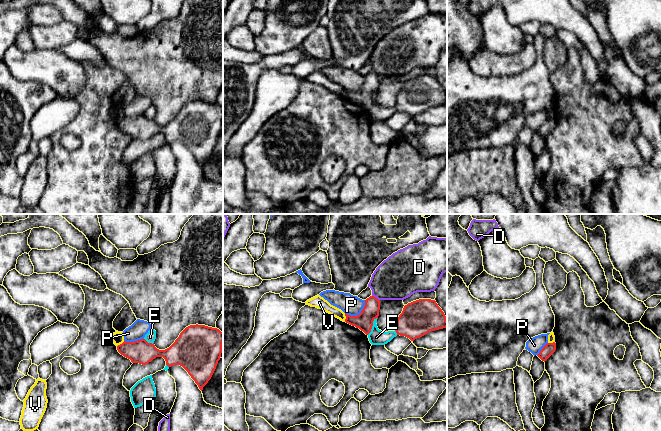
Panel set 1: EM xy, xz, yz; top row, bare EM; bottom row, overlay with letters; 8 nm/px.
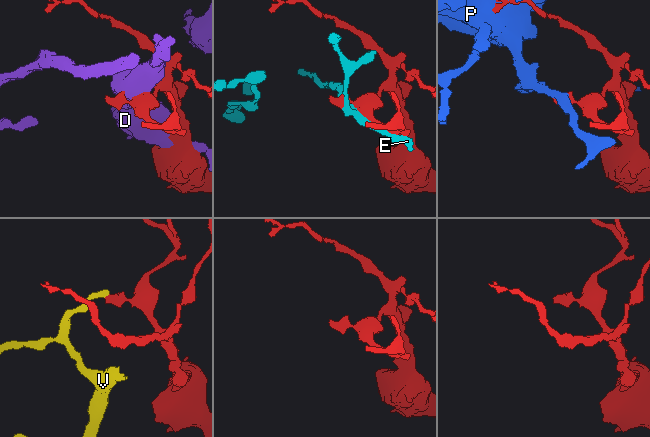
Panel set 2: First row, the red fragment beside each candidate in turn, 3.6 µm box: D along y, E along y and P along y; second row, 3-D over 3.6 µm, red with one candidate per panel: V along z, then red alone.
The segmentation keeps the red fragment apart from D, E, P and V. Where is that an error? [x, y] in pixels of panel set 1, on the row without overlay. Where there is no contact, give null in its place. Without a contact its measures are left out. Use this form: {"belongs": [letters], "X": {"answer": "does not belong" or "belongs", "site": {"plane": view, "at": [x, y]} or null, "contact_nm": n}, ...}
{"belongs": [], "D": {"answer": "does not belong", "site": {"plane": "xz", "at": [375, 73]}, "contact_nm": 80}, "E": {"answer": "does not belong", "site": {"plane": "xz", "at": [372, 101]}, "contact_nm": 160}, "P": {"answer": "does not belong", "site": {"plane": "xz", "at": [359, 90]}, "contact_nm": 200}, "V": {"answer": "does not belong", "site": {"plane": "xz", "at": [346, 93]}, "contact_nm": 70}}

